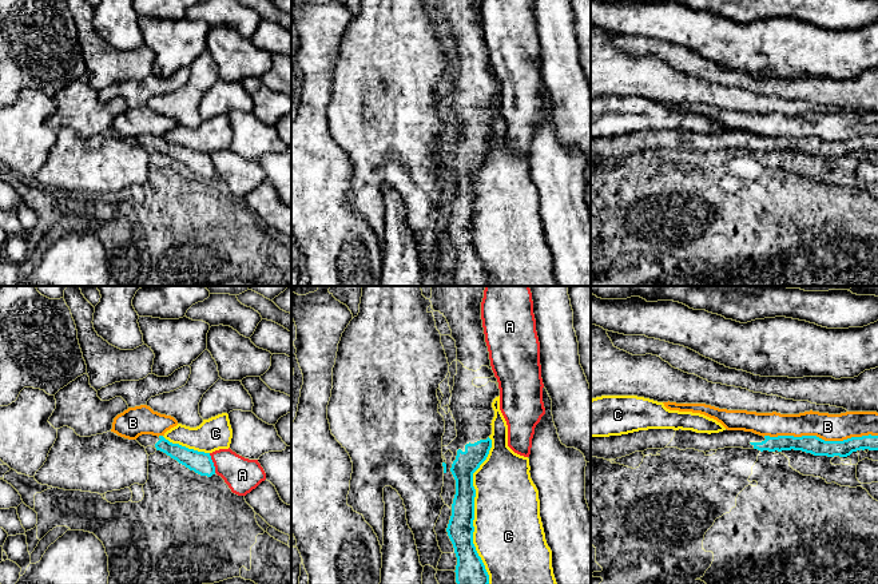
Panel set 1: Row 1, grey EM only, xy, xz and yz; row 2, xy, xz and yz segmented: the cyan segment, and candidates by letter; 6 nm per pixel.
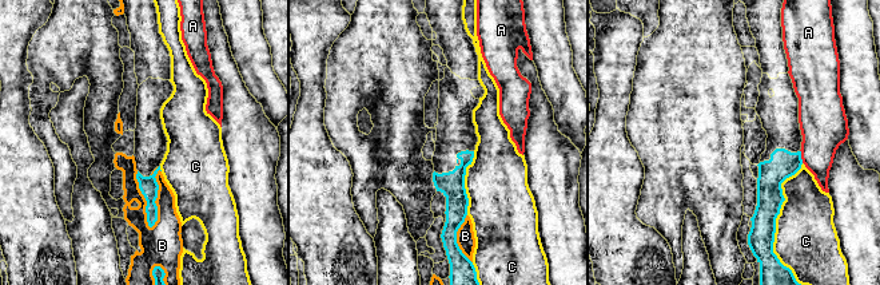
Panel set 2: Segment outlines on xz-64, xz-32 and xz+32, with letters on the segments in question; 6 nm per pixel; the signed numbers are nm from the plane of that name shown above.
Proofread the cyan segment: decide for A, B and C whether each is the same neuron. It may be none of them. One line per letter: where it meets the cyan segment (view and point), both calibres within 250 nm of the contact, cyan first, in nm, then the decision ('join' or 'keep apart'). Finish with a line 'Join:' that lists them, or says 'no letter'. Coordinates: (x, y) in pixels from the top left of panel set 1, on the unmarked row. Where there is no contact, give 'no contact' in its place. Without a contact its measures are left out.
A: contact xy (213, 163); calibres 140 and 200 nm; keep apart
B: contact yz (819, 139); calibres 110 and 160 nm; keep apart
C: contact xz (473, 211); calibres 160 and 420 nm; keep apart
Join: no letter

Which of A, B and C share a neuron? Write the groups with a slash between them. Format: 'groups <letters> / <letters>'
groups A / B / C

